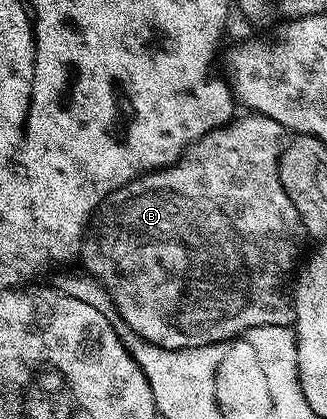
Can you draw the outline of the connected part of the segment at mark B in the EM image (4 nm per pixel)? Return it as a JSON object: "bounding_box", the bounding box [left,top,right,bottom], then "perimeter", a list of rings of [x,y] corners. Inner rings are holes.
{"bounding_box":[80,113,305,350],"perimeter":[[[245,113],[241,116],[233,117],[232,121],[226,125],[218,127],[217,130],[206,132],[206,136],[202,136],[197,142],[191,142],[180,156],[180,161],[173,162],[170,166],[164,166],[161,170],[150,170],[146,174],[135,178],[133,182],[128,182],[122,188],[118,188],[110,196],[104,198],[104,203],[96,210],[89,222],[87,230],[84,232],[84,243],[80,245],[80,258],[84,262],[83,269],[87,273],[93,274],[97,280],[106,288],[106,292],[111,296],[112,303],[116,306],[120,318],[125,324],[134,331],[138,336],[142,336],[150,344],[161,346],[162,348],[170,348],[171,350],[185,350],[186,348],[198,348],[199,346],[209,346],[215,342],[227,342],[233,338],[247,335],[253,330],[262,328],[263,326],[292,326],[296,320],[296,304],[294,301],[294,283],[298,277],[298,267],[300,262],[300,238],[305,237],[304,225],[298,216],[298,208],[294,208],[294,204],[290,204],[290,196],[286,196],[286,188],[282,188],[282,180],[278,176],[278,168],[280,167],[280,151],[282,149],[282,138],[280,142],[280,134],[282,135],[282,127],[274,120],[270,120],[265,114]]]}

